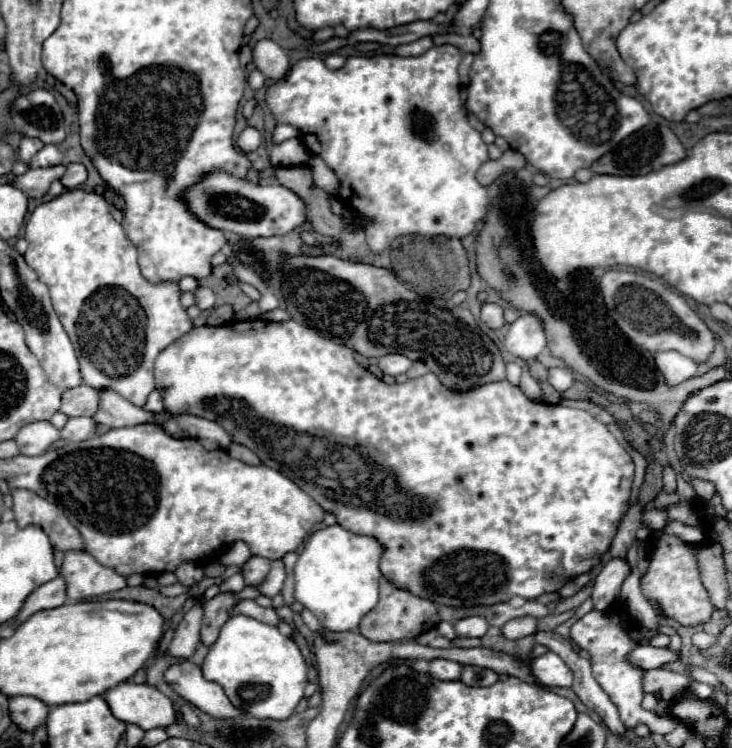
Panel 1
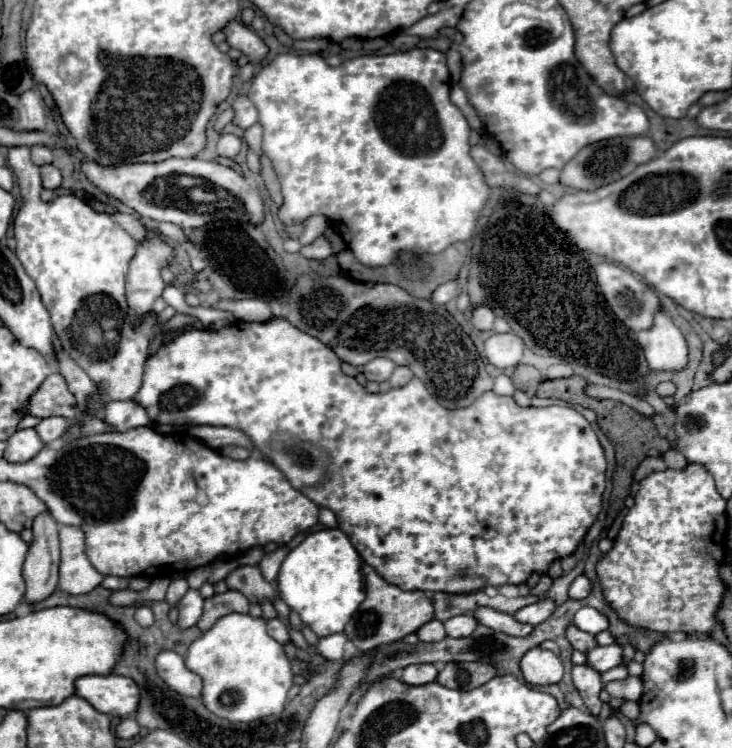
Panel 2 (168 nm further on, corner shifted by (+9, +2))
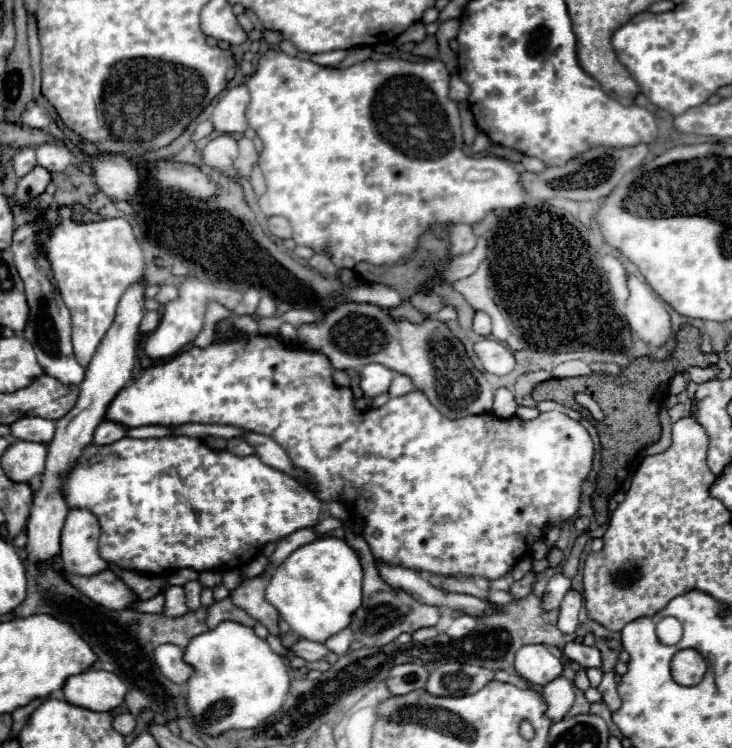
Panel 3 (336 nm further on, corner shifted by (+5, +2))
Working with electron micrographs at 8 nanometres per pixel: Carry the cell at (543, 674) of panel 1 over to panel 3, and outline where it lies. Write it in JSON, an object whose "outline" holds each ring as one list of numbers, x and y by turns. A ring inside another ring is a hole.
{"outline":[[532,644,516,652,516,672,532,684,546,686,562,676,562,662,544,644]]}

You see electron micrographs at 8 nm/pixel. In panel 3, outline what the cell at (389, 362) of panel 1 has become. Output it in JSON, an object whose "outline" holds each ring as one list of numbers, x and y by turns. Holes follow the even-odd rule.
{"outline":[[366,364,360,372,360,386,364,390,364,396,376,398,378,394,388,392,392,376,394,372,382,364]]}

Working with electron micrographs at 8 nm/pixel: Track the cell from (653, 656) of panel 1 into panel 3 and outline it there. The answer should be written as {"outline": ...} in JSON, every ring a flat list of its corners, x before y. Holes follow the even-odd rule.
{"outline":[[570,642,564,646,564,654,576,660,582,668,602,668,602,654,596,646,586,646,582,642]]}

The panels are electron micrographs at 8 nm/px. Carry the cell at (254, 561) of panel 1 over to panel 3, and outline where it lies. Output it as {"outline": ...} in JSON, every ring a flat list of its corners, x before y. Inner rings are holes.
{"outline":[[270,570,256,578,244,578,230,592,230,600,246,610,254,620,260,620,272,634,278,634,278,610,266,600,266,586,270,578]]}

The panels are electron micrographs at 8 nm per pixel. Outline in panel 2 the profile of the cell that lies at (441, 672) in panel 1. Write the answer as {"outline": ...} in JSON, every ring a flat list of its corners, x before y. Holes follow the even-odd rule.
{"outline":[[412,664,404,668,400,680,408,686,420,686,420,684,434,682,436,676,438,676,438,670,434,664]]}

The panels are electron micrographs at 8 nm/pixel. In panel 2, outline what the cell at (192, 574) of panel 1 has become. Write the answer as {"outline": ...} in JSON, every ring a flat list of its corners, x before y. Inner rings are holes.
{"outline":[[176,578,176,580,172,580,170,582,170,586,168,586,168,592,166,592,166,602,170,604,170,606,176,606,178,604,178,600,184,596,184,592,188,590,188,582,184,580,184,578]]}

